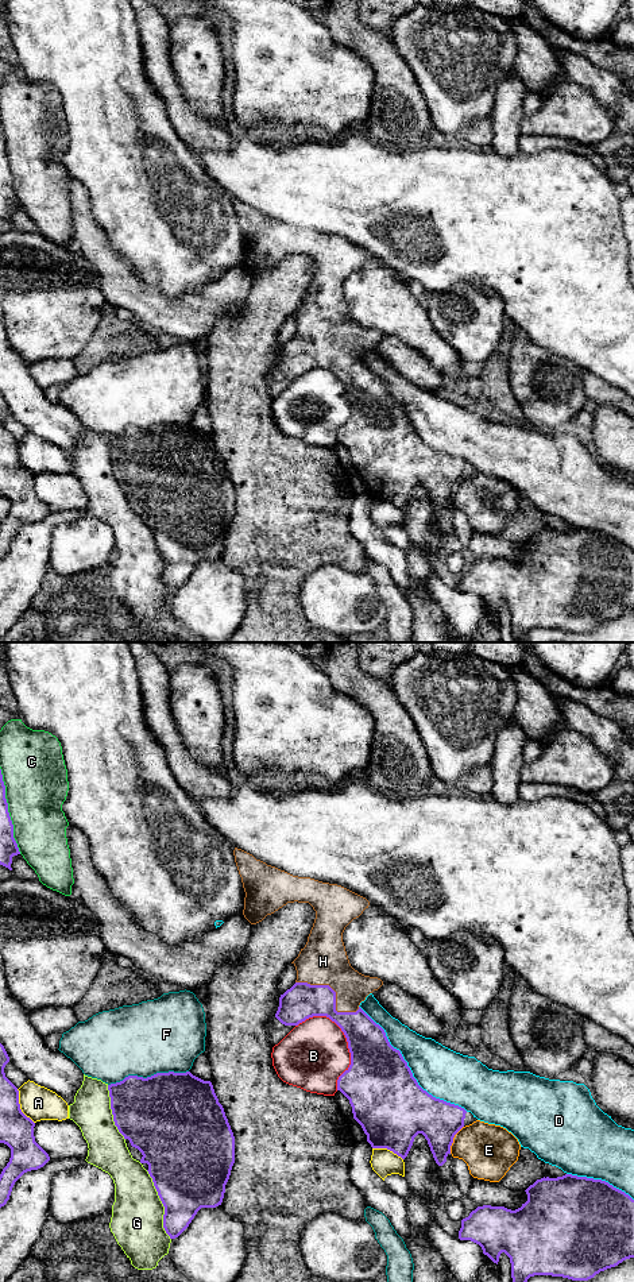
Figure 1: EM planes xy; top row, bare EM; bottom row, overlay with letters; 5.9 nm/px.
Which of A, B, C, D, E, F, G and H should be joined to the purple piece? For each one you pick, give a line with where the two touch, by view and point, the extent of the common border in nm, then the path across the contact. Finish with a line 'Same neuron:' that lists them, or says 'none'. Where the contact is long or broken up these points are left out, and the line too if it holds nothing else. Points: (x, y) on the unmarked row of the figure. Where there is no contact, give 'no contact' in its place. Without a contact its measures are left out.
H: meets purple in xy at (335, 346); contact 420 nm long; runs through xy (302, 352), (314, 346), (335, 346), (325, 335), (323, 313)
Same neuron: H

